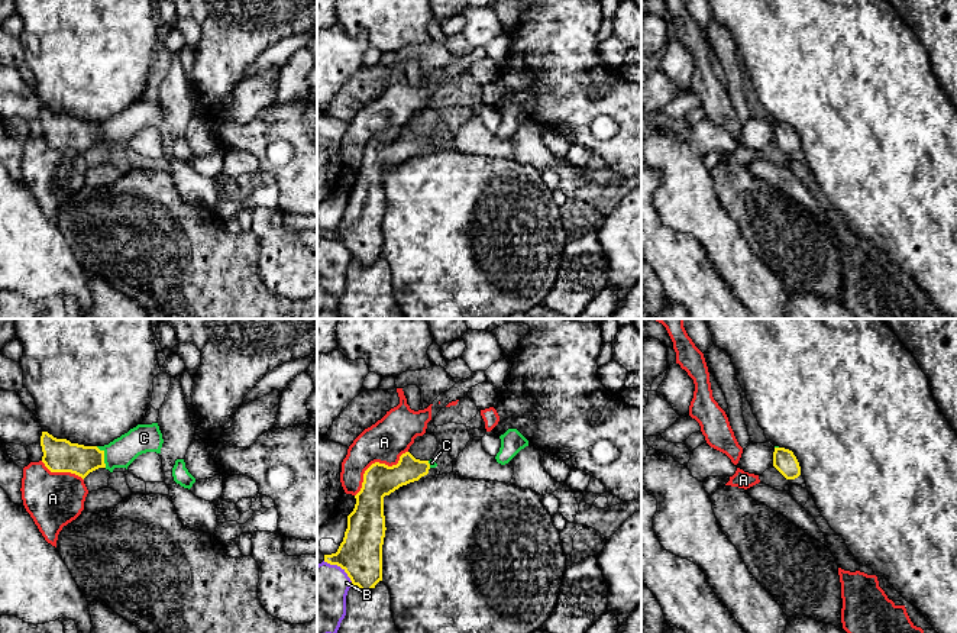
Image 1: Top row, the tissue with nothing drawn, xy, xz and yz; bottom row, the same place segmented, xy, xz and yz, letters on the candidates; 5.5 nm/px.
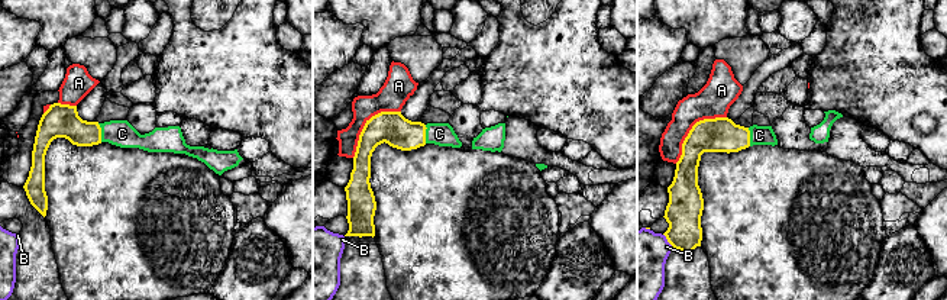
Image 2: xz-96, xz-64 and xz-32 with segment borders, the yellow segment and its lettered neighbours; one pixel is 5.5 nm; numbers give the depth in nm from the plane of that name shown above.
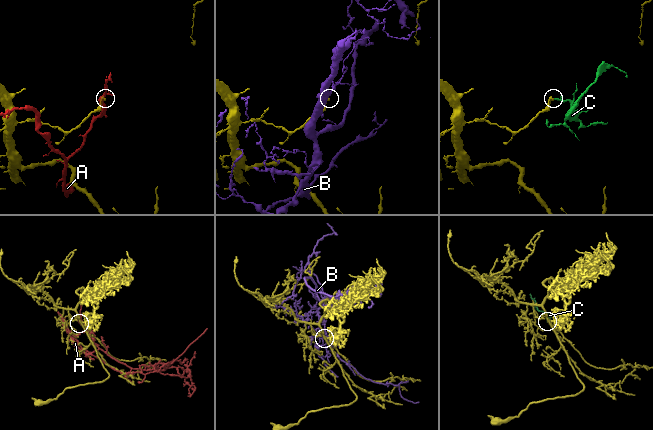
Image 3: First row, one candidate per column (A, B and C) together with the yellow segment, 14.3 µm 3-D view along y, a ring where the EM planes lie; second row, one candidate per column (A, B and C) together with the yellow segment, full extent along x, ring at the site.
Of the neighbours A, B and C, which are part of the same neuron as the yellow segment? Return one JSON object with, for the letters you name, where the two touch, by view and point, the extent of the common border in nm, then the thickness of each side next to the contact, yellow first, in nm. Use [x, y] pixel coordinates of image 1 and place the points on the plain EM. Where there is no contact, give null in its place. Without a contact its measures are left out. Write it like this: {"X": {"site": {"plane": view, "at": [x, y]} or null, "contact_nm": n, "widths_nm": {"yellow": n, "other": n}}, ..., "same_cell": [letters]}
{"C": {"site": {"plane": "xy", "at": [103, 132]}, "contact_nm": 130, "widths_nm": {"yellow": 190, "other": 160}}, "same_cell": ["C"]}

